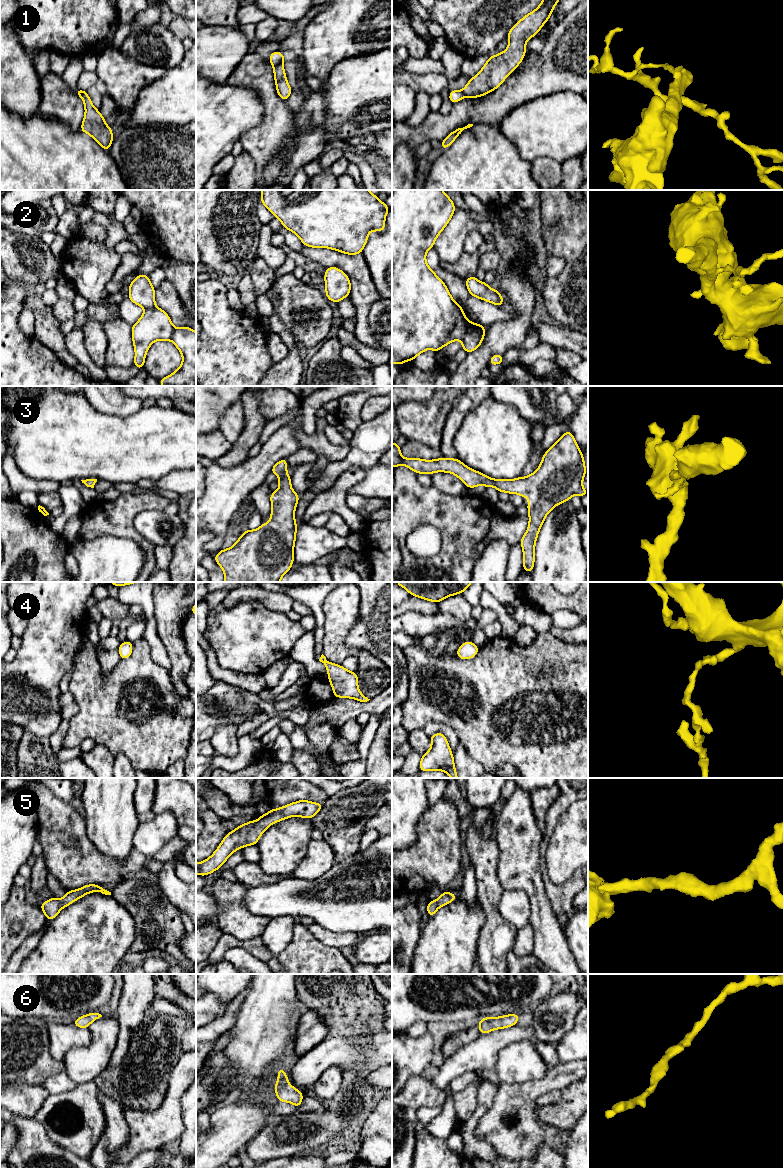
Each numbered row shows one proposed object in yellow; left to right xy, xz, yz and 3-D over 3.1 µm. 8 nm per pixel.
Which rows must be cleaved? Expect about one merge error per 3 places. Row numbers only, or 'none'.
1

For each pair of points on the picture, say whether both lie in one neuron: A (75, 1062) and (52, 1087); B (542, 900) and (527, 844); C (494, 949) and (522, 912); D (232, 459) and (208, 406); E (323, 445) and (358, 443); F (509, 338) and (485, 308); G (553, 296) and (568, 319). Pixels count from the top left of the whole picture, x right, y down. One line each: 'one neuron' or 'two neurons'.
A: two neurons
B: one neuron
C: two neurons
D: two neurons
E: two neurons
F: two neurons
G: one neuron

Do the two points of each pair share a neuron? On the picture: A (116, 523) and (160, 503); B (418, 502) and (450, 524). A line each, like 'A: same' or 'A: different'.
A: same
B: same

